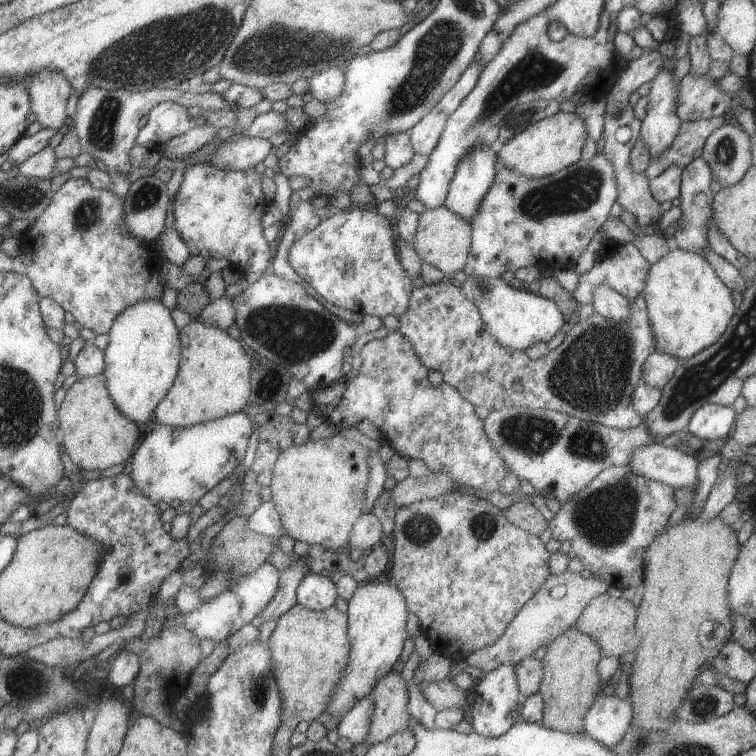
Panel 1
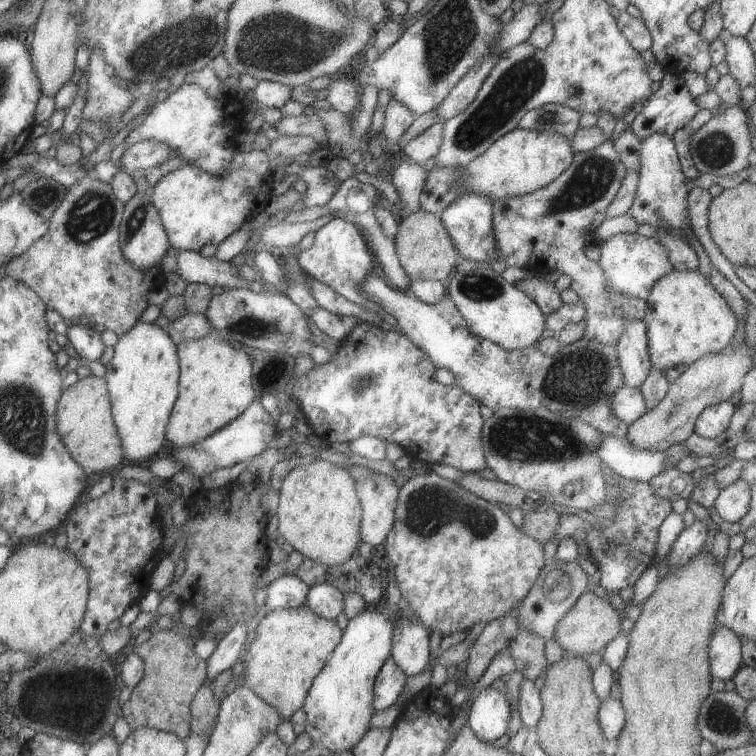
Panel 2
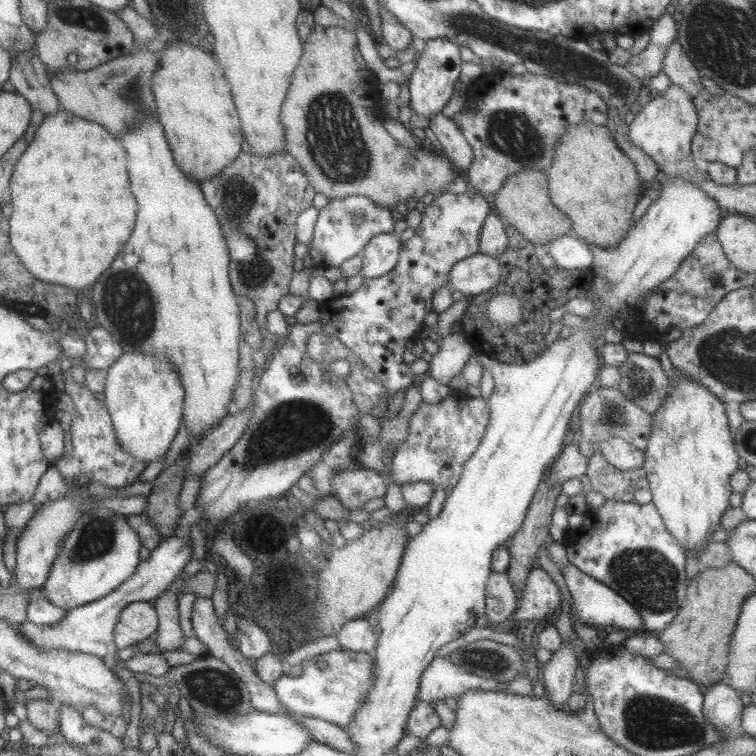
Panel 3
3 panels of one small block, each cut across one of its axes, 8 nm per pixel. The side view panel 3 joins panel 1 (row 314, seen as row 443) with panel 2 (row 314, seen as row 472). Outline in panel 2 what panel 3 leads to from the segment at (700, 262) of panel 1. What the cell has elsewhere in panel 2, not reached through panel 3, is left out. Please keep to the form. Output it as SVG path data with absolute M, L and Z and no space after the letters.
M673 269L655 282L645 301L647 355L652 367L662 372L669 384L704 354L726 350L737 330L738 320L728 304L697 270Z

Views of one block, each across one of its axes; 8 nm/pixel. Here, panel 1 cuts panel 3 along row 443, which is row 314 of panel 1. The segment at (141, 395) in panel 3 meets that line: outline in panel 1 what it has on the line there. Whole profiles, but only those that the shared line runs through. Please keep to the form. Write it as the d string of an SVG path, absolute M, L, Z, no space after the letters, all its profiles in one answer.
M141 300L128 306L113 320L108 332L108 343L104 348L104 371L107 392L117 410L131 420L133 424L145 424L153 418L155 407L169 392L175 376L177 376L180 355L179 330L171 320L170 310L167 310L160 300Z

